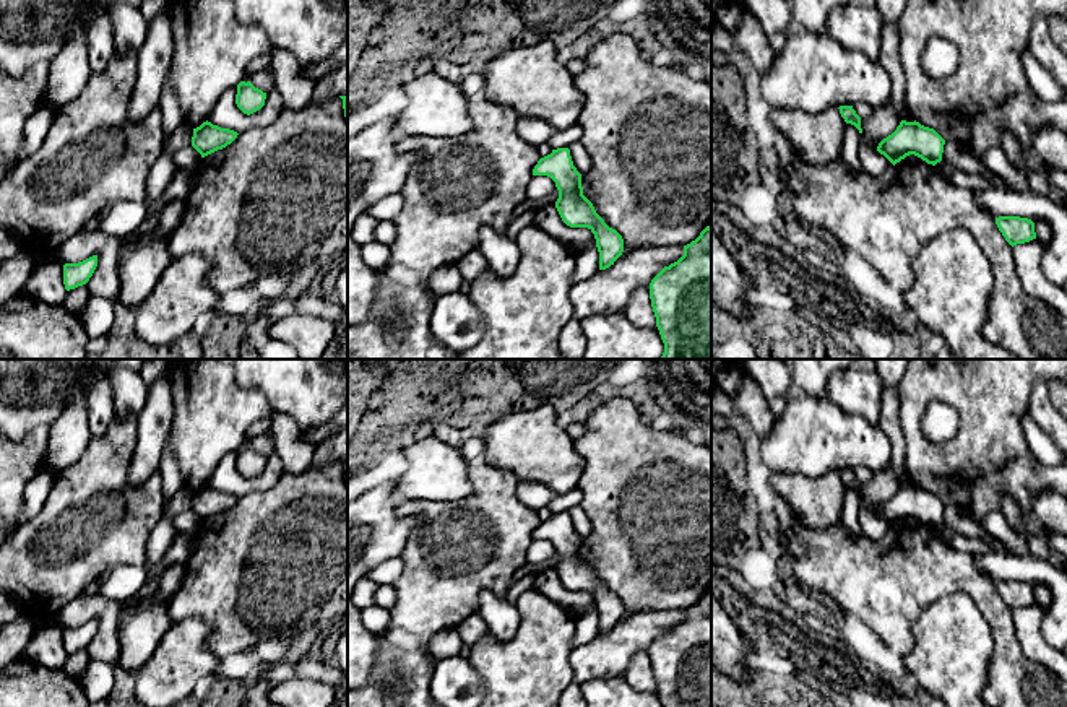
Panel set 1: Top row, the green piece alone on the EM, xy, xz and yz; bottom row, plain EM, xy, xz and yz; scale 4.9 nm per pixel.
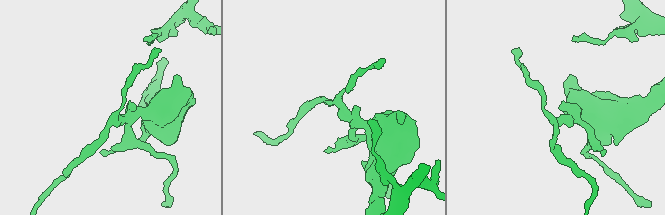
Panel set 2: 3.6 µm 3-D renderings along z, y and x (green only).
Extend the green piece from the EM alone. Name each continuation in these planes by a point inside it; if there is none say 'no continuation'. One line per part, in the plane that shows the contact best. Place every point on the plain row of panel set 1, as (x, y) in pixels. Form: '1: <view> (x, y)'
no continuation

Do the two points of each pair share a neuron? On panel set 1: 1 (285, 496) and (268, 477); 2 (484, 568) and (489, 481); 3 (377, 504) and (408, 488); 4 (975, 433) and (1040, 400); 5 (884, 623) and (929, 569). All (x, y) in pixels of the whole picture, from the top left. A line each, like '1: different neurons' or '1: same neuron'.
1: different neurons
2: same neuron
3: different neurons
4: different neurons
5: same neuron

